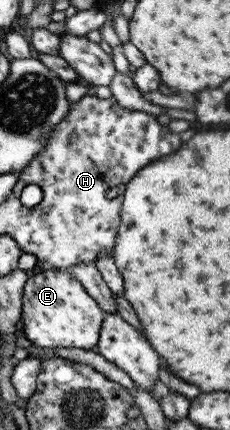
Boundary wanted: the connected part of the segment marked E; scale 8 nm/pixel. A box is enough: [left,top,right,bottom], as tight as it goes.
[19,270,104,350]

